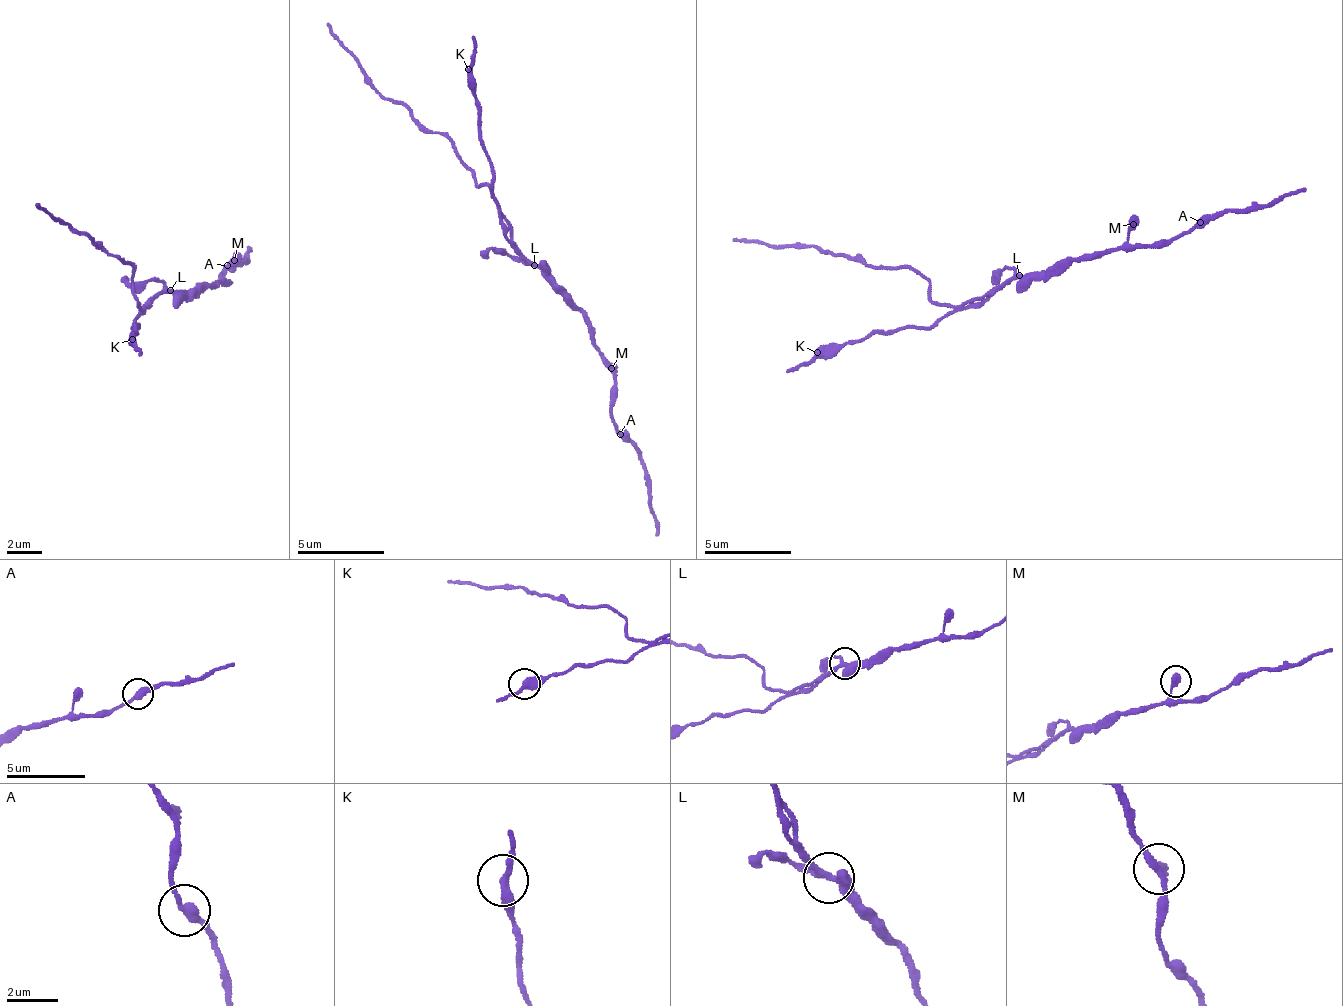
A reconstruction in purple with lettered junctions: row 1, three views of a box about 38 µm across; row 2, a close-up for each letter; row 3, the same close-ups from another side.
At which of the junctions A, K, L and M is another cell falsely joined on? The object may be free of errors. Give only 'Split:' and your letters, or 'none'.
Split: none

